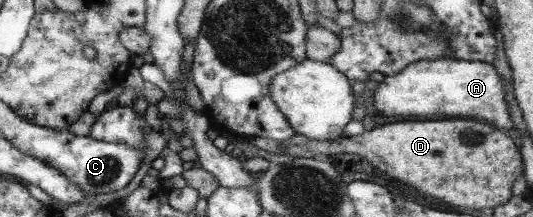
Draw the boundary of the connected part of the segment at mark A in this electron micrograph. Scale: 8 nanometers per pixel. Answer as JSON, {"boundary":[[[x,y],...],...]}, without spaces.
{"boundary":[[[422,60],[407,65],[392,76],[384,76],[371,99],[377,113],[383,117],[409,115],[413,121],[417,117],[443,113],[443,117],[457,115],[469,120],[485,119],[510,132],[514,124],[510,119],[503,80],[493,64],[481,61]]]}

